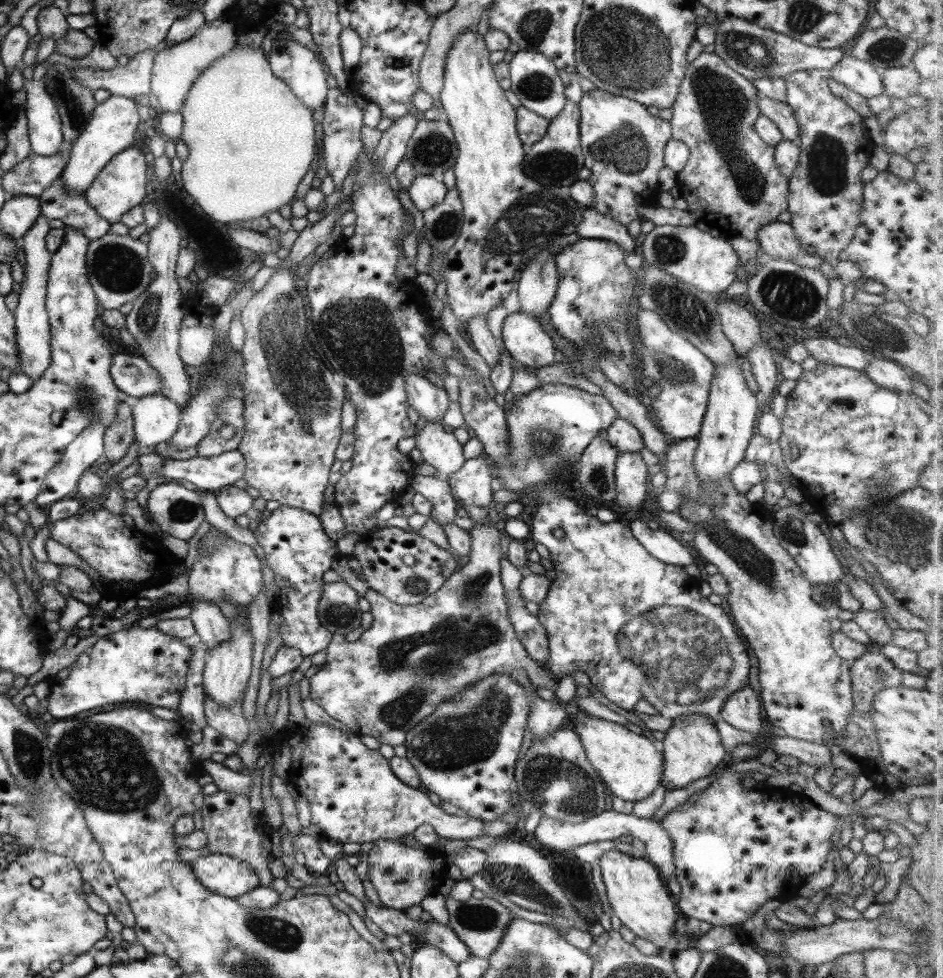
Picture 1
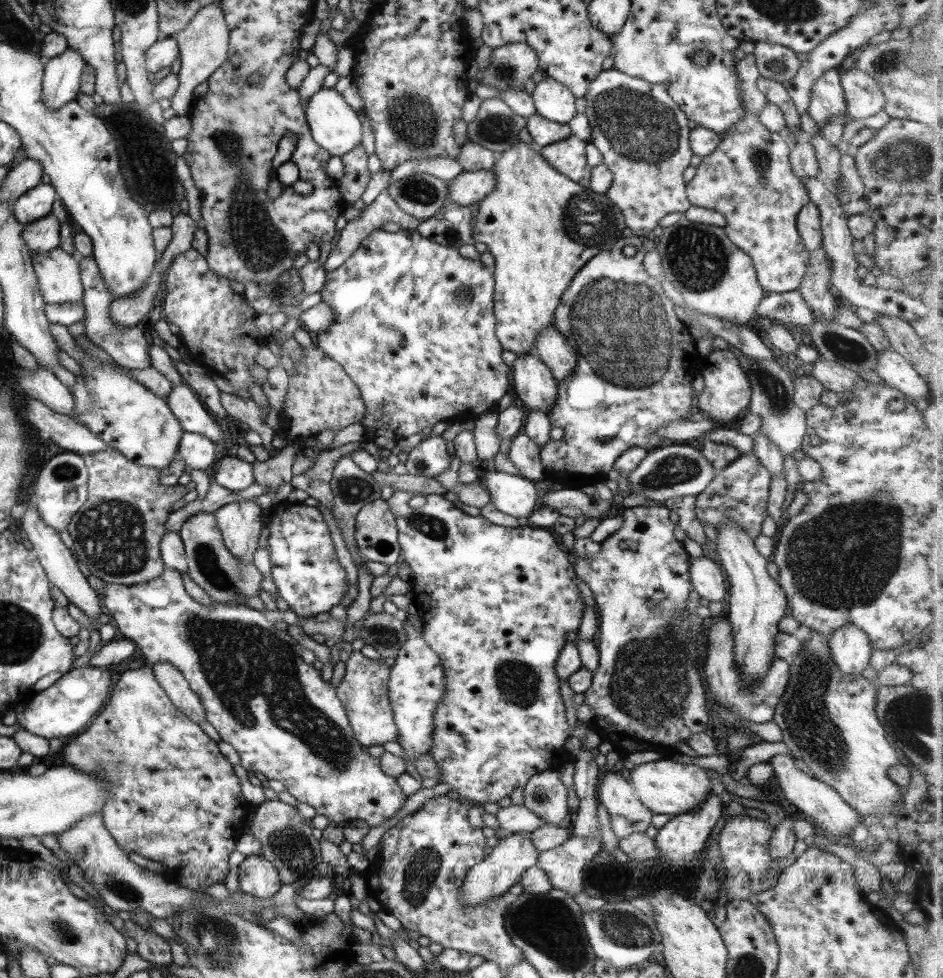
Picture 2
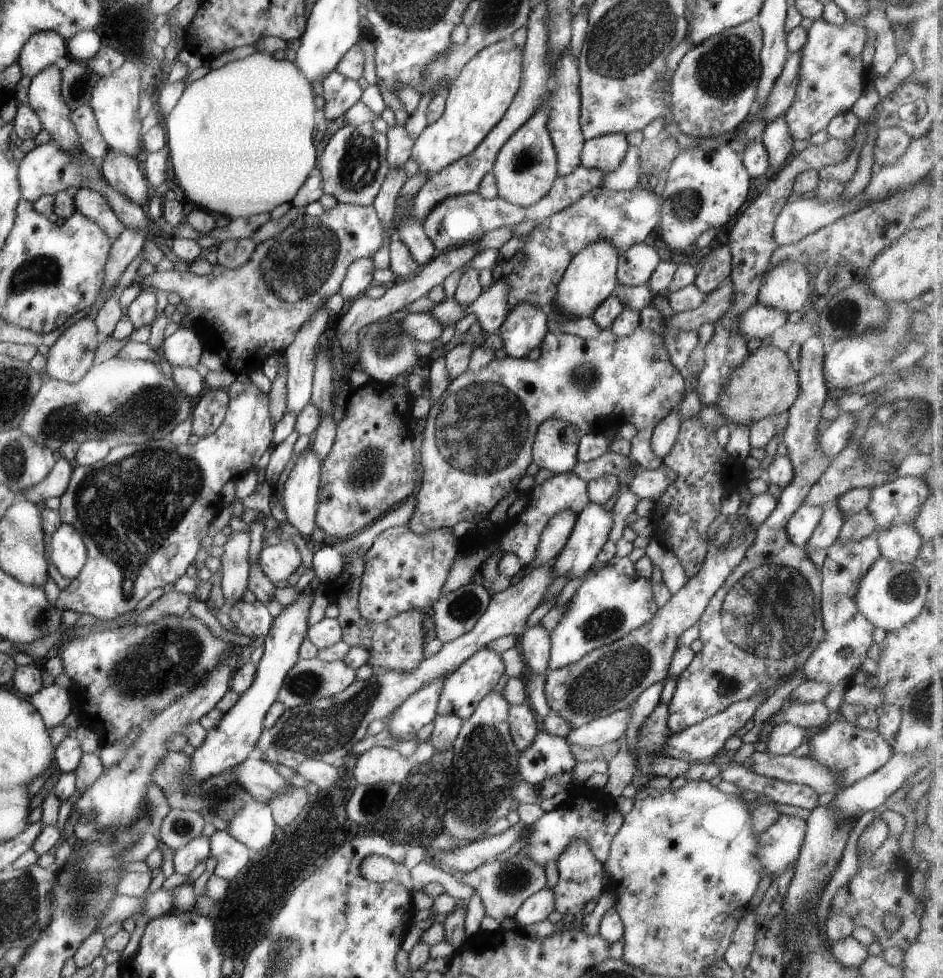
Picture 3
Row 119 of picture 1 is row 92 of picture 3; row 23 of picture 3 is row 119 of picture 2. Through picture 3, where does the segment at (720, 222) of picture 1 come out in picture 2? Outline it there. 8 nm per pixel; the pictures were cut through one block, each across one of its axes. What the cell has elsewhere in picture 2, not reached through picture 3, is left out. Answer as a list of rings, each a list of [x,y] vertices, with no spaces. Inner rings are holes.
[[[748,53],[737,60],[734,70],[743,99],[743,116],[719,134],[717,148],[703,156],[695,167],[693,178],[685,184],[685,194],[691,206],[723,215],[723,232],[749,256],[764,292],[792,292],[801,285],[809,256],[795,228],[795,220],[799,208],[810,200],[803,184],[791,172],[788,160],[791,147],[778,133],[769,132],[759,124],[759,112],[767,100],[757,88],[760,75],[753,55]]]

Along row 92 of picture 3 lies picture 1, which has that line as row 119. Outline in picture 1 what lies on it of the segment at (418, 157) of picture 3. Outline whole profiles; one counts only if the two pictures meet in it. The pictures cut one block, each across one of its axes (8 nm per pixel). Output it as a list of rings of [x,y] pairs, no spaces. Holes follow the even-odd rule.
[[[476,28],[454,36],[444,61],[439,102],[457,147],[458,153],[451,169],[464,220],[460,223],[460,233],[454,245],[439,262],[439,274],[445,281],[451,314],[457,321],[466,322],[475,316],[487,316],[493,308],[501,306],[511,291],[514,274],[520,274],[518,265],[523,253],[529,248],[548,248],[553,238],[573,234],[581,220],[580,208],[583,206],[570,199],[567,189],[543,187],[521,172],[524,147],[516,133],[515,111],[498,85],[489,63],[489,51]]]

